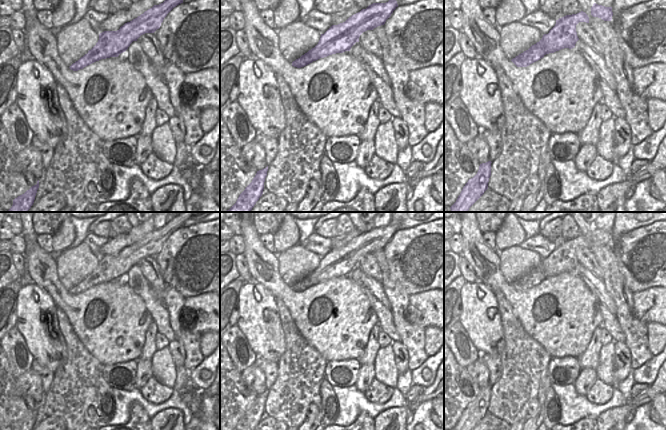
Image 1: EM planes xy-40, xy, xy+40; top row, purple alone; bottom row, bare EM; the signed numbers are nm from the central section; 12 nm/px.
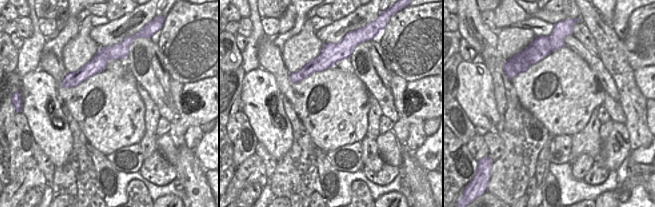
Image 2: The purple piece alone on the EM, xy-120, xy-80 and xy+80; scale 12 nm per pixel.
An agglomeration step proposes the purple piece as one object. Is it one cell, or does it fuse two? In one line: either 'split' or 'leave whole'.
split

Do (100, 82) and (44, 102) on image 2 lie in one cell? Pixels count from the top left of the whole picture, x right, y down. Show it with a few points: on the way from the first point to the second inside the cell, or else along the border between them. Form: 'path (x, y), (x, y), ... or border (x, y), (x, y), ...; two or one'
border (50, 74), (57, 84), (58, 97), (63, 102); two

